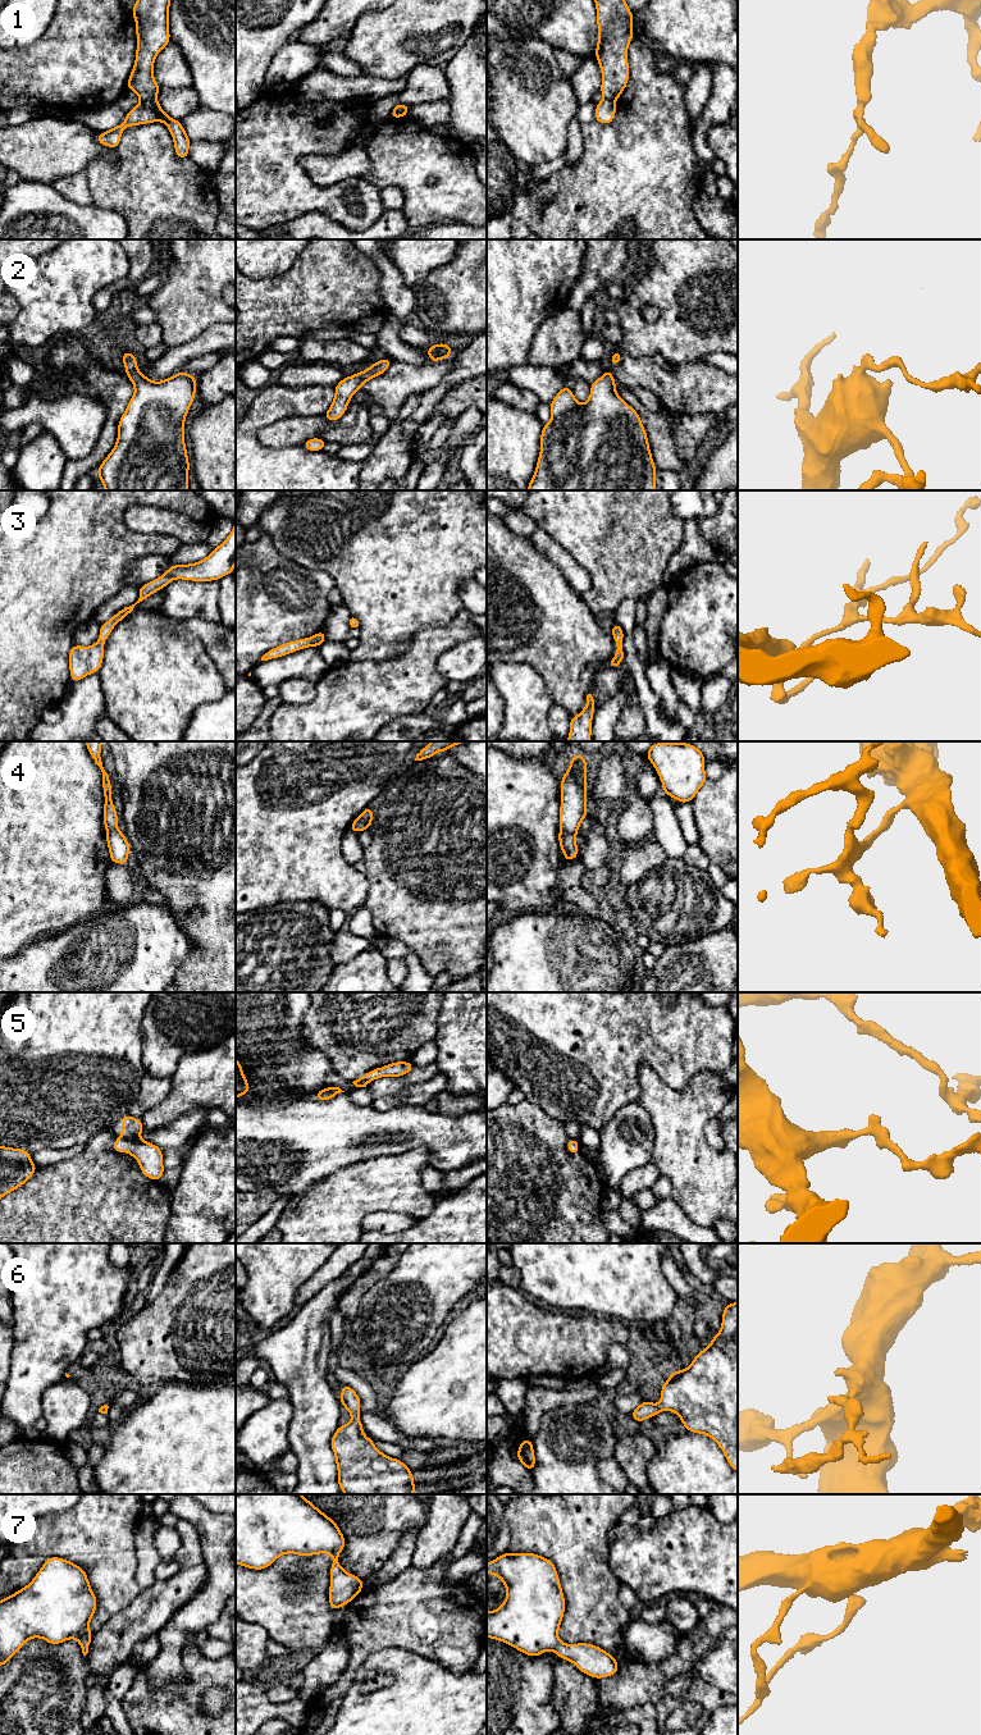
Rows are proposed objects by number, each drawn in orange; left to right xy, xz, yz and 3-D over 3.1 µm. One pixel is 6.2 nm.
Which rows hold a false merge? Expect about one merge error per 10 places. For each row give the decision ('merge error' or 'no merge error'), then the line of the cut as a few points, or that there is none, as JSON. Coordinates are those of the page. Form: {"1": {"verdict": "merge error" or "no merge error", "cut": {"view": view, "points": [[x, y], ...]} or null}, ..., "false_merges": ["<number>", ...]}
{"1": {"verdict": "merge error", "cut": {"view": "xy", "points": [[155, 99], [141, 101]]}}, "2": {"verdict": "no merge error", "cut": null}, "3": {"verdict": "no merge error", "cut": null}, "4": {"verdict": "merge error", "cut": {"view": "yz", "points": [[560, 830], [575, 834]]}}, "5": {"verdict": "no merge error", "cut": null}, "6": {"verdict": "no merge error", "cut": null}, "7": {"verdict": "no merge error", "cut": null}, "false_merges": ["1", "4"]}

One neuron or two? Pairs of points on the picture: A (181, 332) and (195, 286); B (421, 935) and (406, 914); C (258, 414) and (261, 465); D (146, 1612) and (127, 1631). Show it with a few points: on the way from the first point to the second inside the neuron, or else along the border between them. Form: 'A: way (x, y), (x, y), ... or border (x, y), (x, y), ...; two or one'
A: way (182, 320), (183, 309), (191, 297); one
B: way (421, 930), (411, 919); one
C: way (251, 427), (251, 452); one
D: way (141, 1617), (132, 1626); one

